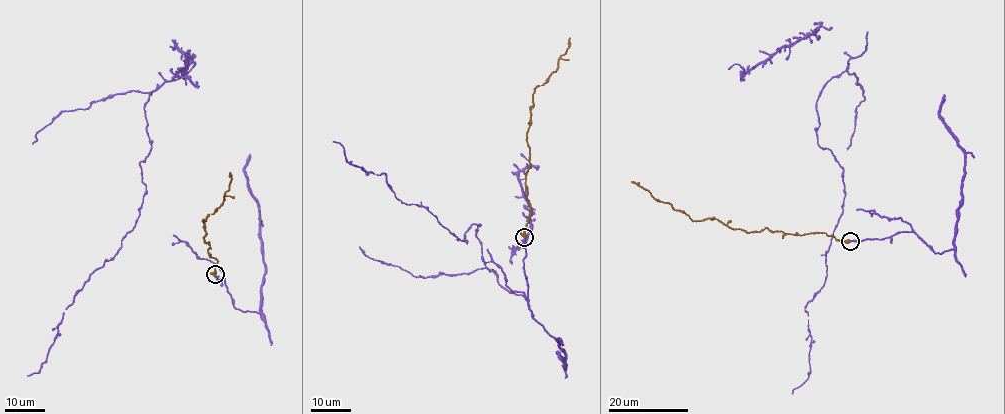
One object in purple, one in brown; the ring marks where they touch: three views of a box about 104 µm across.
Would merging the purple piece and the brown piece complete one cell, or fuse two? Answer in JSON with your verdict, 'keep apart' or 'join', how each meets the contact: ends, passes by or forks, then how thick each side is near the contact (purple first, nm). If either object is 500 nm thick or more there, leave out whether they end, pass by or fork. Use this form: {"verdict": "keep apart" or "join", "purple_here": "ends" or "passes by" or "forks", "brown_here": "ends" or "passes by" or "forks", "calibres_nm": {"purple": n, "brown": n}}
{"verdict": "join", "purple_here": "ends", "brown_here": "passes by", "calibres_nm": {"purple": 280, "brown": 480}}

